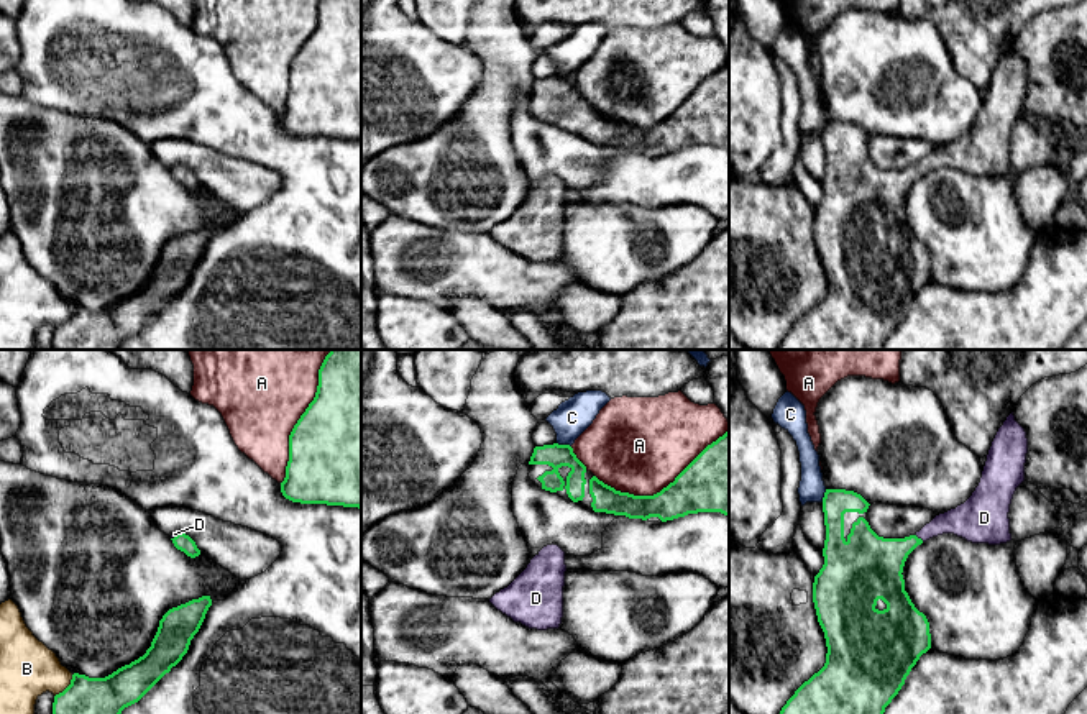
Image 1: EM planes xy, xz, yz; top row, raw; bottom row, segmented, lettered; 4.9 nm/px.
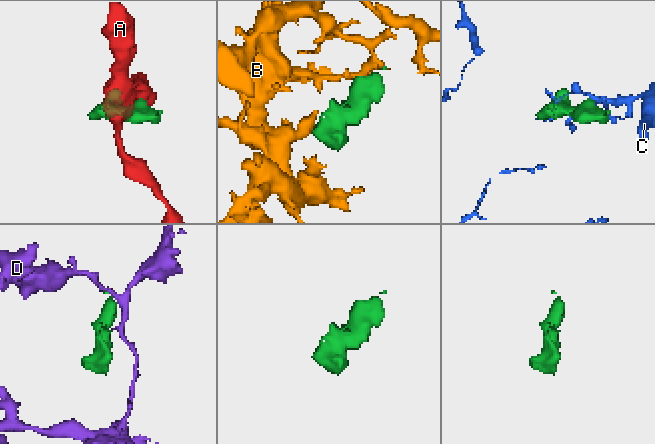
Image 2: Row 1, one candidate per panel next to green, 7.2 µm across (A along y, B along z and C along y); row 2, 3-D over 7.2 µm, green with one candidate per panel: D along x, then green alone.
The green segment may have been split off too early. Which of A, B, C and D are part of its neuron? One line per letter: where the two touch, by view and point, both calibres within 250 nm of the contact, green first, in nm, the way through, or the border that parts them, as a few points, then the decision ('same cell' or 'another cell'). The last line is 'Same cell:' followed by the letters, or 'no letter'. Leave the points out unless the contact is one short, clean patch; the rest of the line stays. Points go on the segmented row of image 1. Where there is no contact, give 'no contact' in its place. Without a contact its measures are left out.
A: contact xz (662, 489); calibres 280 and 480 nm; another cell
B: contact xy (68, 686); calibres 190 and 280 nm; border xy (73, 675), (71, 681), (55, 696); another cell
C: contact xz (564, 445); calibres 120 and 170 nm; another cell
D: contact yz (920, 539); calibres 260 and 170 nm; way yz (876, 563), (920, 539), (940, 524), (967, 521); same cell
Same cell: D

